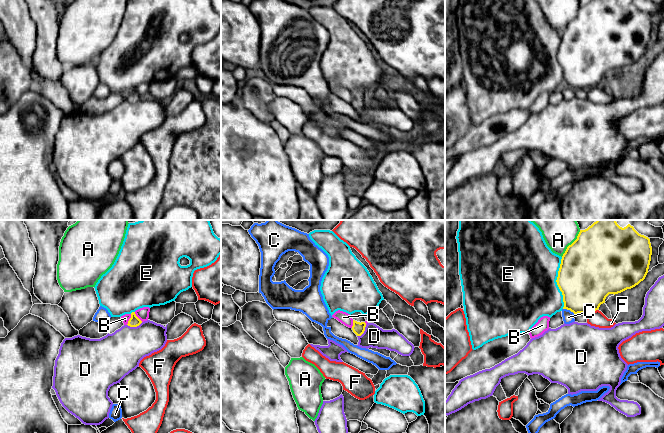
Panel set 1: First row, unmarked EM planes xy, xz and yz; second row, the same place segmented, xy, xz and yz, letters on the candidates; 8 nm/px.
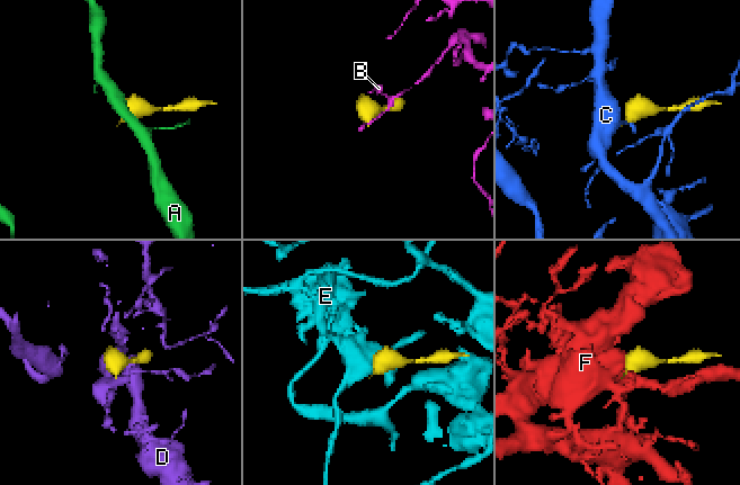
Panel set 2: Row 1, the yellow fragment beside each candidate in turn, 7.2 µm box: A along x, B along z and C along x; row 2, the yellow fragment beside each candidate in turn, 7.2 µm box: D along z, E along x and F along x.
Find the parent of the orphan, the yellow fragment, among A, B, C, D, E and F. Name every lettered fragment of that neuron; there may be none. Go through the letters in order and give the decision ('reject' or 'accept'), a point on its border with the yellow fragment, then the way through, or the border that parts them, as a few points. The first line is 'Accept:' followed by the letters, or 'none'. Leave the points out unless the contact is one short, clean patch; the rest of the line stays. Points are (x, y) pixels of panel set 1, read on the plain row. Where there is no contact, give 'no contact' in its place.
Accept: none
A: reject | yz (572, 19)
B: reject | xy (129, 95) | along xy (131, 90), (126, 100)
C: reject | yz (569, 85) | along yz (563, 84), (569, 85), (574, 89)
D: reject | xy (134, 102)
E: reject | yz (557, 59)
F: reject | yz (592, 86) | along yz (597, 85), (587, 90)

